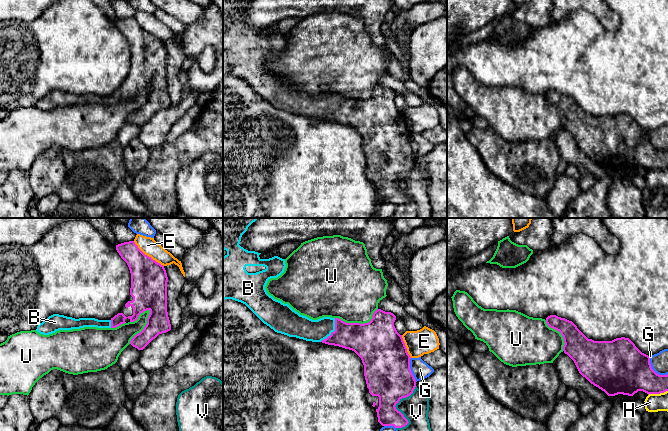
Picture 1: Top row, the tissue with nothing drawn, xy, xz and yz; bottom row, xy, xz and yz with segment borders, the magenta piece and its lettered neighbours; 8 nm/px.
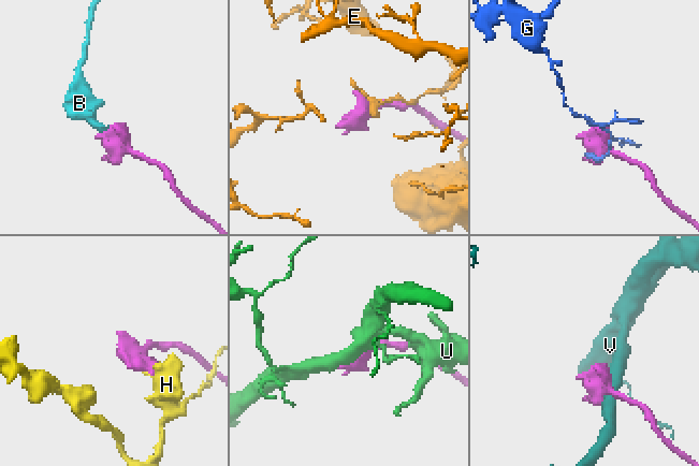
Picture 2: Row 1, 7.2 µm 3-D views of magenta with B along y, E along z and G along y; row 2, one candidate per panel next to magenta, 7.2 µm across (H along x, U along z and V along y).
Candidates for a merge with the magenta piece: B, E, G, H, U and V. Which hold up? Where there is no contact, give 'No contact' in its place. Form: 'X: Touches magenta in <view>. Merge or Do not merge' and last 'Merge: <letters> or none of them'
B: Touches magenta in xz. Merge
E: Touches magenta in xy. Do not merge
G: Touches magenta in xz. Do not merge
H: Touches magenta in yz. Do not merge
U: Touches magenta in xy. Do not merge
V: Touches magenta in xz. Do not merge
Merge: B

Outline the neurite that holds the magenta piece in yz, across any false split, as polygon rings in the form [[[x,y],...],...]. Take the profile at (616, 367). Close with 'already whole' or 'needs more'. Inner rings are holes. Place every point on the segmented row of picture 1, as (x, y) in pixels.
[[[556,315],[548,316],[546,323],[563,336],[563,351],[574,361],[579,373],[608,396],[633,396],[638,391],[648,395],[668,391],[668,374],[657,374],[651,367],[650,356],[642,353],[629,338],[594,341],[588,339],[572,321]]]; already whole

